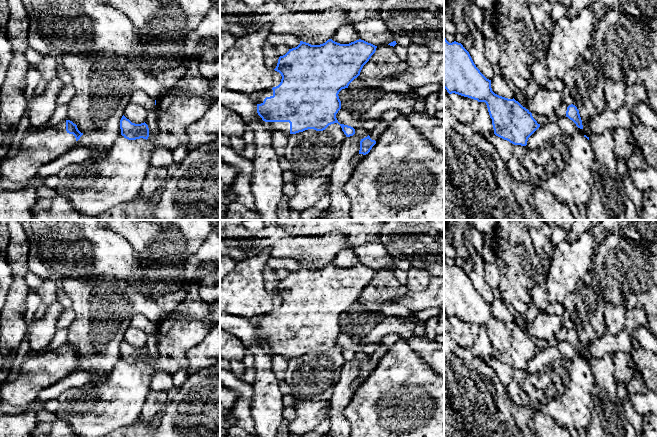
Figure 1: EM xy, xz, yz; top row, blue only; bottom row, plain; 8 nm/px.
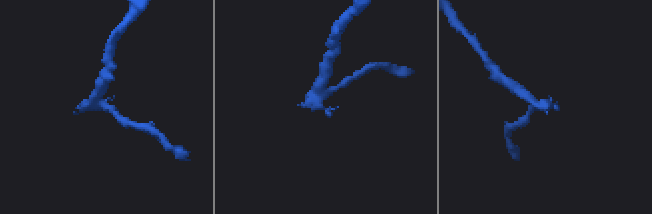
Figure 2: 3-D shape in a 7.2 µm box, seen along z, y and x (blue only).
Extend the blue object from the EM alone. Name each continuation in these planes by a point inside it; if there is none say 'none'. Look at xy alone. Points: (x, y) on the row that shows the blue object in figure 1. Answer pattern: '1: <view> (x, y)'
1: xy (38, 147)

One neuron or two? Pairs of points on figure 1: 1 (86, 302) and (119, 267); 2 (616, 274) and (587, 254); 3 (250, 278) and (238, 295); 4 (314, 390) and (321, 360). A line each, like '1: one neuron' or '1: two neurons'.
1: two neurons
2: two neurons
3: one neuron
4: one neuron

